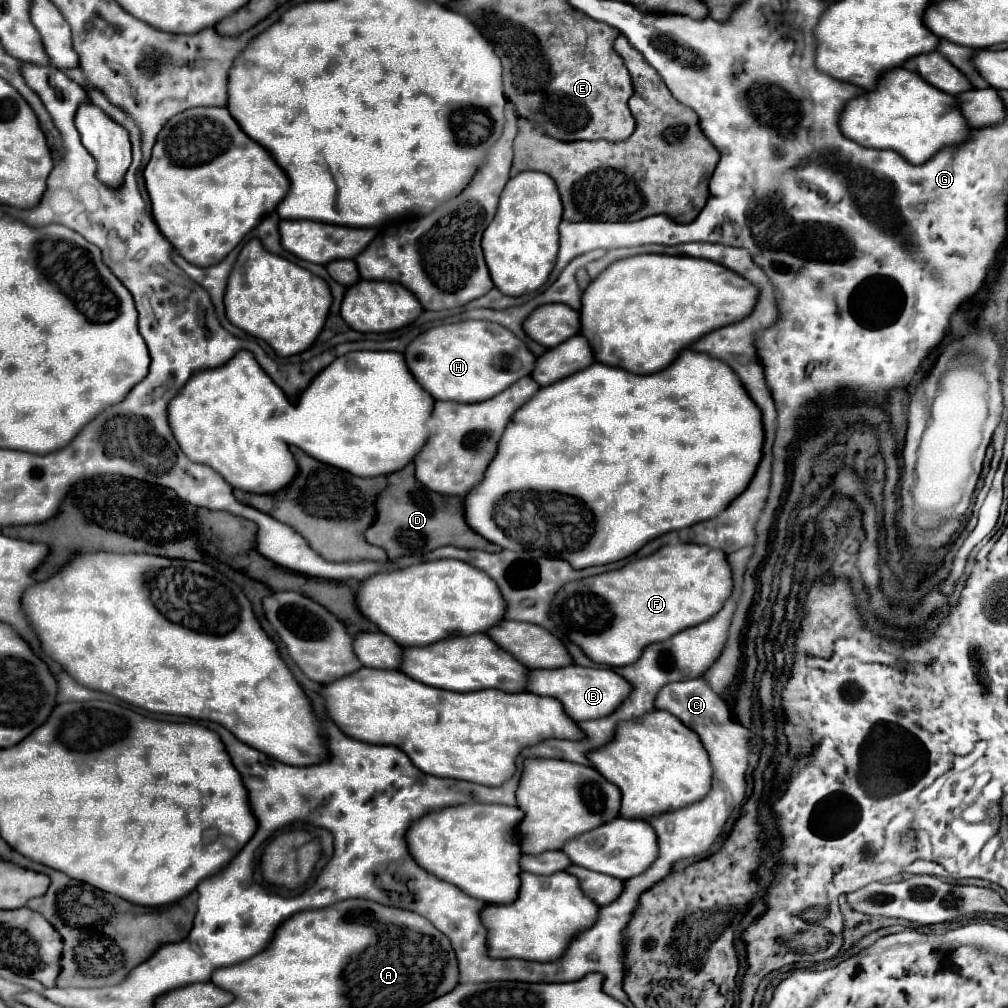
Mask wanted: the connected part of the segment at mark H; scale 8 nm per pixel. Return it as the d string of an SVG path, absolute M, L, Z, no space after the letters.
M483 320L443 324L419 334L405 350L405 360L415 380L435 398L453 402L483 402L535 368L533 352L505 326Z

